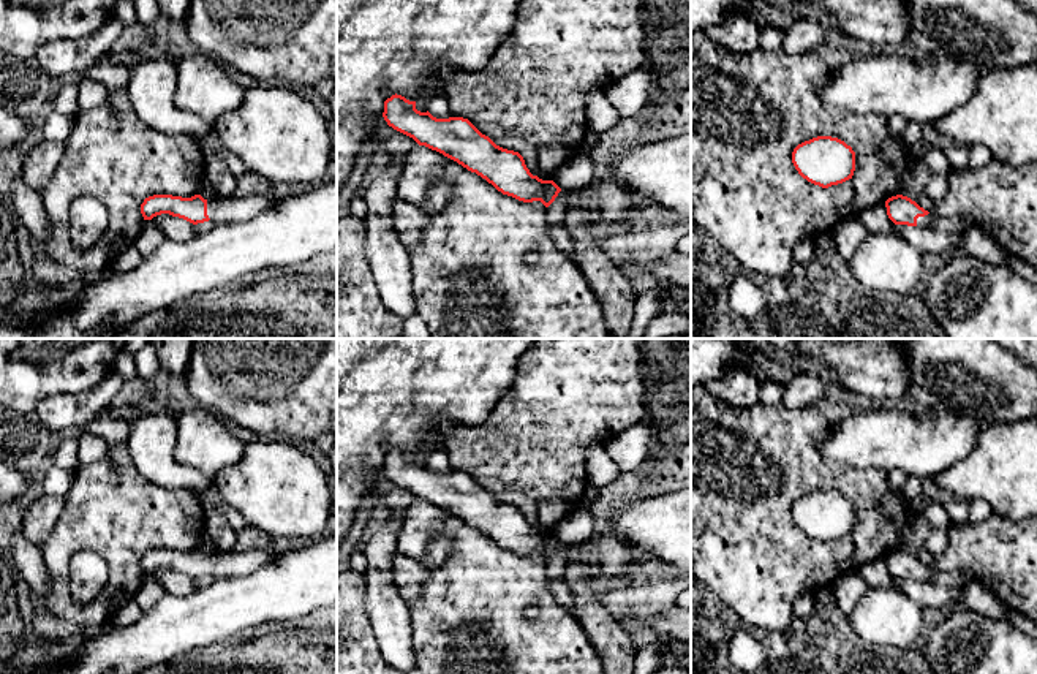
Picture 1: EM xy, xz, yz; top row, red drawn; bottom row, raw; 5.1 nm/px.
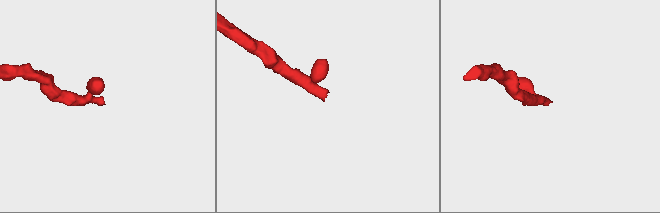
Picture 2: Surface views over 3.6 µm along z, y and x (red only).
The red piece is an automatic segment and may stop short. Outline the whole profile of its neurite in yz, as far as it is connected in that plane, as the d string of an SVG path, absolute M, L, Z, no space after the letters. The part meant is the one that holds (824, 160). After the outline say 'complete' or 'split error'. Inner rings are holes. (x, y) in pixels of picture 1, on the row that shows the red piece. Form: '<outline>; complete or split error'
M817 136L794 149L792 163L803 179L828 188L852 179L855 152L838 138Z; complete

